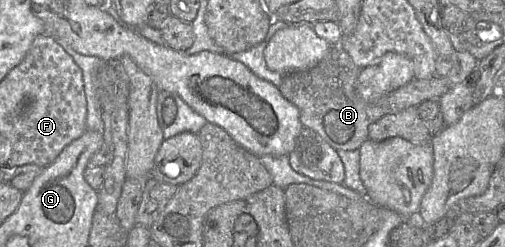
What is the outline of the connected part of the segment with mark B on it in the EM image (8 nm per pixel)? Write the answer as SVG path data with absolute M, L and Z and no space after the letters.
M332 46L325 58L313 68L284 75L277 87L283 97L298 108L304 127L312 129L333 149L346 151L359 149L369 139L369 126L380 118L416 107L426 100L438 100L451 87L442 77L413 79L377 101L366 102L357 91L360 71L361 68L345 50Z

